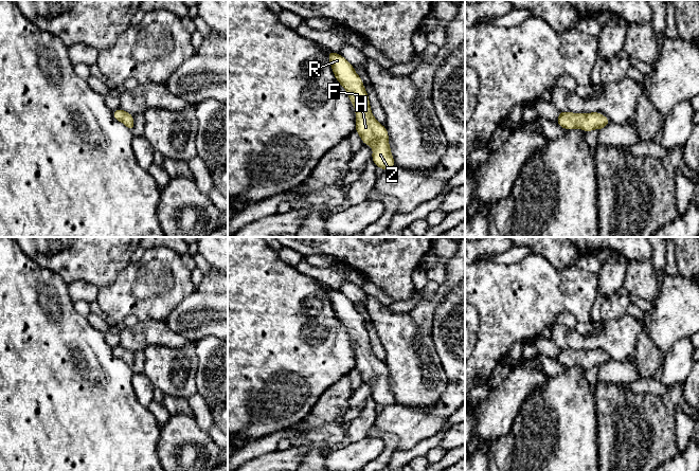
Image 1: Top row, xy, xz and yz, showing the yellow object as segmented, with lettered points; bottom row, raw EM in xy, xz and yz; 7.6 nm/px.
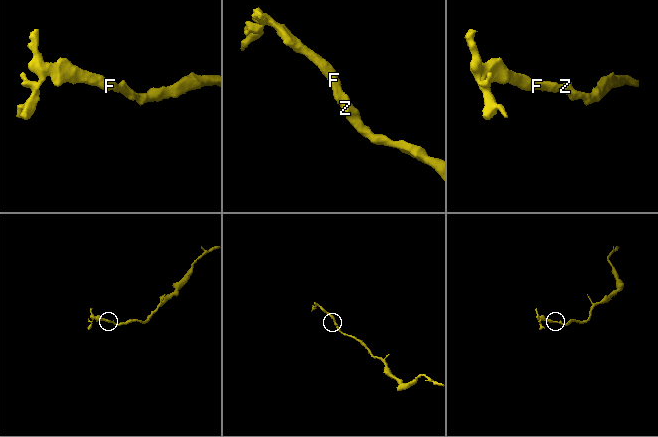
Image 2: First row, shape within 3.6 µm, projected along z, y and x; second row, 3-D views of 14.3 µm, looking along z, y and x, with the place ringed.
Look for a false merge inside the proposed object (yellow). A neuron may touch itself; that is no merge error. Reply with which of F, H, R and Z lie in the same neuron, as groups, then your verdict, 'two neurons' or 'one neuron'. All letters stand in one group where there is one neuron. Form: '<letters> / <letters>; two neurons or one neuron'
F H R Z; one neuron

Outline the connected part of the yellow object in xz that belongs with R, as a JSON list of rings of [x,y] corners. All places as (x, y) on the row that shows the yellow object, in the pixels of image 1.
[[[328,51],[328,59],[333,73],[338,83],[346,90],[356,113],[356,132],[363,145],[373,148],[372,161],[383,170],[395,167],[391,153],[389,134],[386,126],[381,125],[373,115],[369,95],[360,76],[339,53]]]

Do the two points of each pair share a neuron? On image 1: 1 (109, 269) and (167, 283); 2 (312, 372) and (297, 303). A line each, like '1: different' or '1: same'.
1: different
2: same

